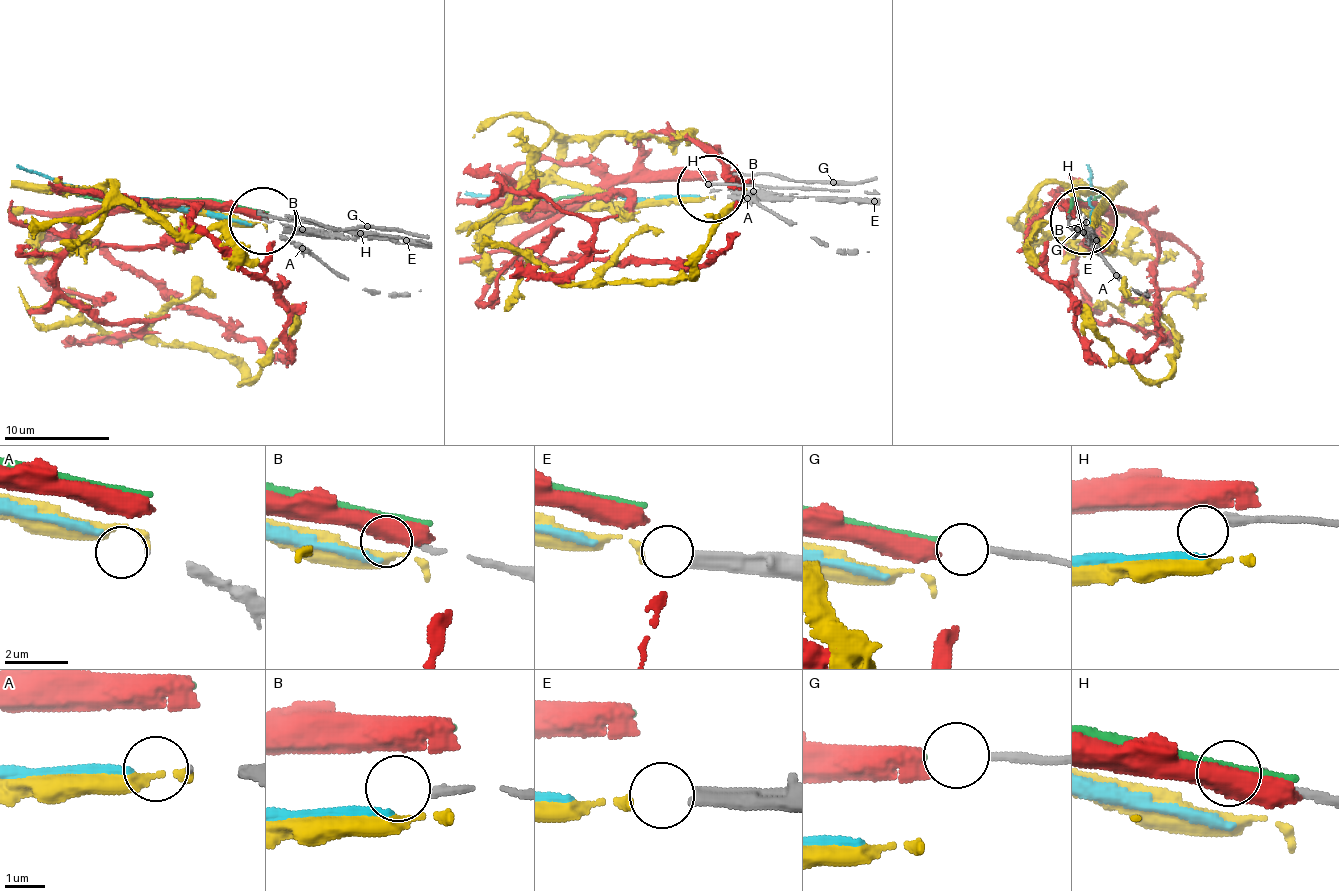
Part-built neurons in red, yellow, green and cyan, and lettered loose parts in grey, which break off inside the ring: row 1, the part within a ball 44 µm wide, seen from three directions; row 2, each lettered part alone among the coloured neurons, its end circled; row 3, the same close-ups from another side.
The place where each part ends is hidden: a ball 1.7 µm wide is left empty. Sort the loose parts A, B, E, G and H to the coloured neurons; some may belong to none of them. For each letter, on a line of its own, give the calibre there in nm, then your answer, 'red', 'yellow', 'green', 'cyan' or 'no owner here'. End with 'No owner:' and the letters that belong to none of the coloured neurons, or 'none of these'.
A: 70 nm thick; cyan
B: 200 nm thick; no owner here
E: 360 nm thick; yellow
G: 220 nm thick; green
H: 320 nm thick; no owner here
No owner: B, H

